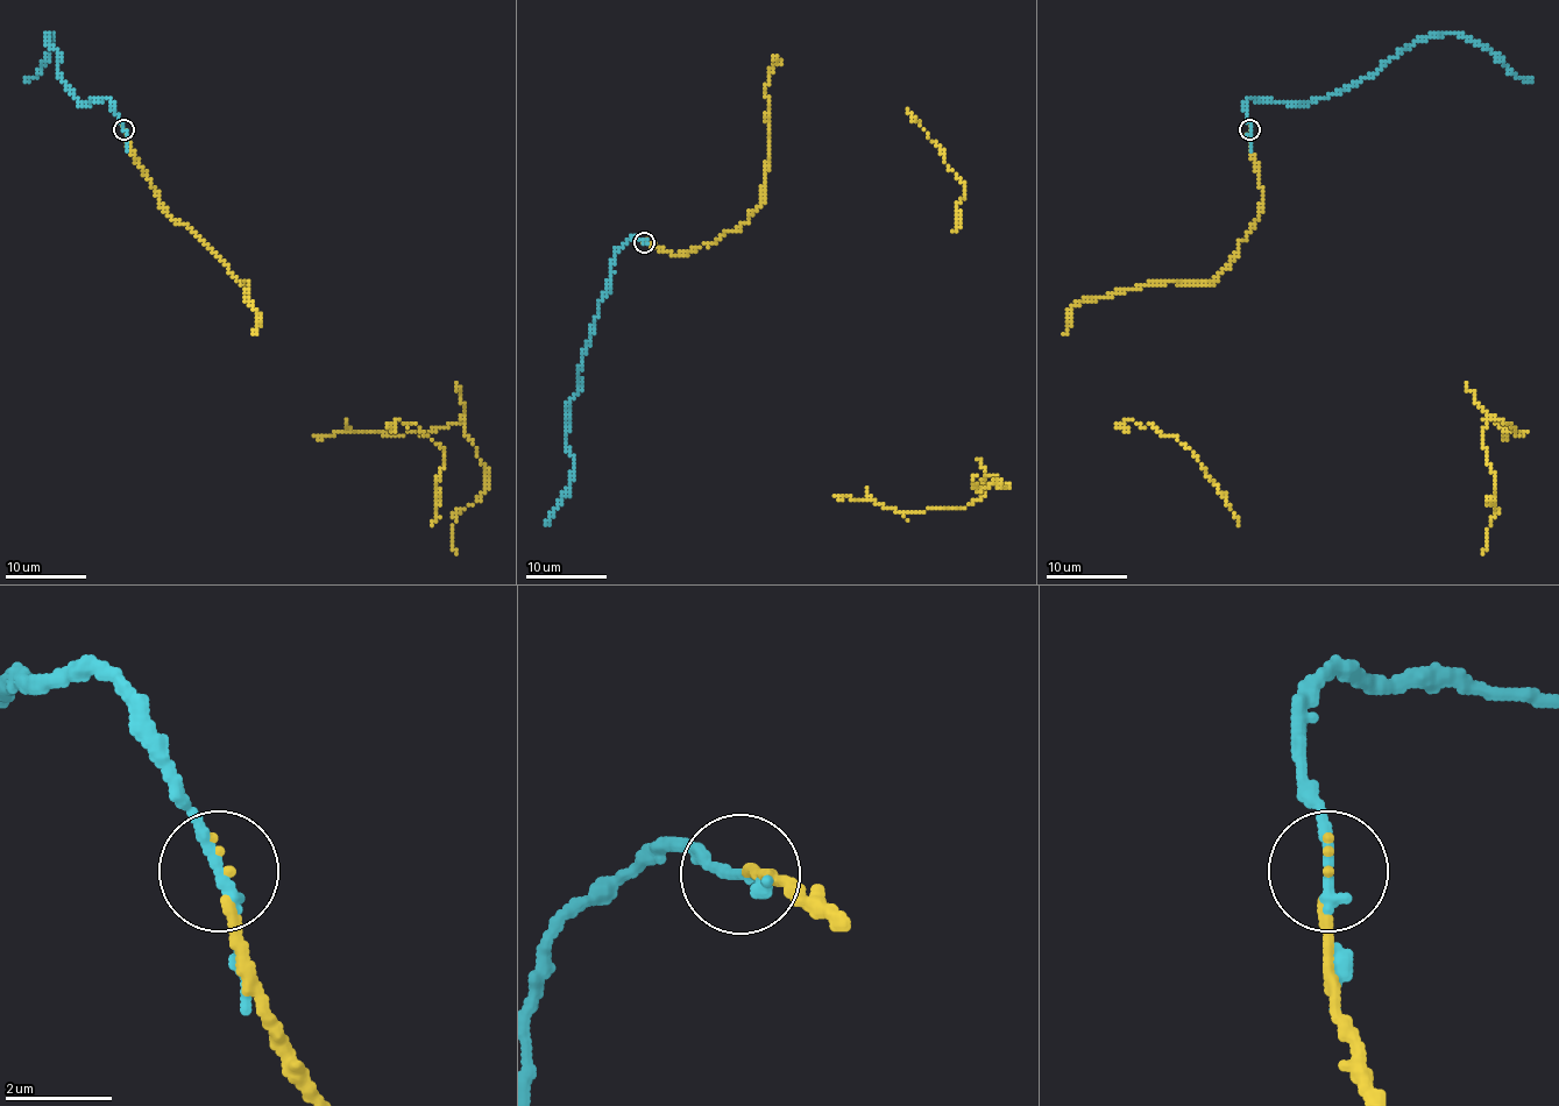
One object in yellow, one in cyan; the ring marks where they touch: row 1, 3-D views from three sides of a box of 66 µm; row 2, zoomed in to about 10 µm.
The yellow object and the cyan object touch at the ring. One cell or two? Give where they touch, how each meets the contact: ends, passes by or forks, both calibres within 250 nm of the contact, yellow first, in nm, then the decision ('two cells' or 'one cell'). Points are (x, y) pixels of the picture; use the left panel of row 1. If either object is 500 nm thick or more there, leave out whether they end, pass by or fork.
at (123, 129); yellow ends there; cyan passes by; 200 nm thick on the yellow side, 200 nm on the other; one cell

